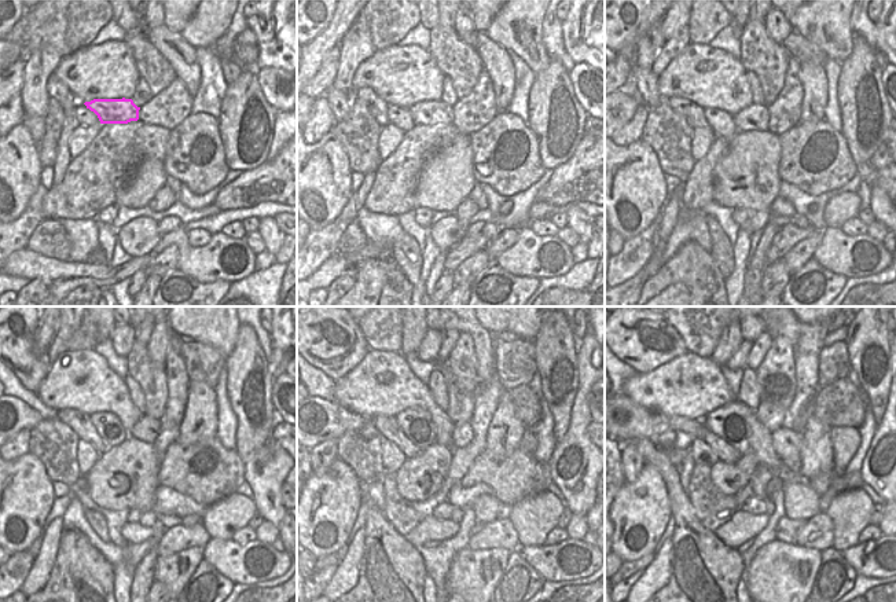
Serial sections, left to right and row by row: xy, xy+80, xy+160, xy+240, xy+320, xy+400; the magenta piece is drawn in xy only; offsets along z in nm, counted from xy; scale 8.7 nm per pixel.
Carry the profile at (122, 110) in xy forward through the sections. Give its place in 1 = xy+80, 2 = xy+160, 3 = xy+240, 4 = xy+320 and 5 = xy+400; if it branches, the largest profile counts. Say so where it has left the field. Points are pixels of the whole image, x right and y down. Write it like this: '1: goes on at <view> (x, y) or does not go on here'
1: goes on at xy+80 (423, 113)
2: goes on at xy+160 (755, 117)
3: goes on at xy+240 (146, 429)
4: goes on at xy+320 (462, 436)
5: goes on at xy+400 (786, 443)

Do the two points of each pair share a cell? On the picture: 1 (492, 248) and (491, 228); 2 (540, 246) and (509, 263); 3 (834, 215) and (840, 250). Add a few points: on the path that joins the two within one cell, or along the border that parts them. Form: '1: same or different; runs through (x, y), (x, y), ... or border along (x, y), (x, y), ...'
1: different; border along (503, 228), (491, 241)
2: same; runs through (532, 254), (517, 260)
3: different; border along (827, 226), (840, 228)

